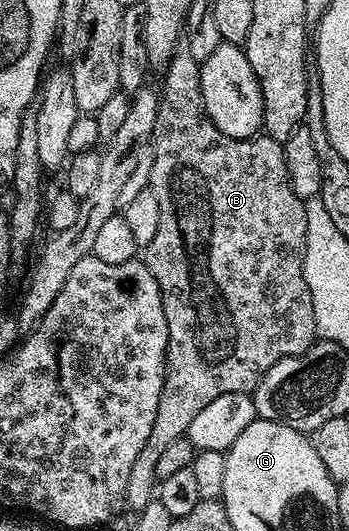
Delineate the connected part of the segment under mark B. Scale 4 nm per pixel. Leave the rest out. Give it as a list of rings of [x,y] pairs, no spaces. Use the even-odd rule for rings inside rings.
[[[184,48],[175,50],[172,60],[166,65],[164,82],[160,85],[158,96],[158,111],[156,112],[156,128],[152,139],[154,151],[154,163],[152,164],[152,176],[149,188],[155,193],[156,201],[160,208],[160,224],[157,225],[156,236],[144,250],[146,267],[152,272],[162,289],[162,303],[164,304],[164,320],[168,320],[168,348],[166,349],[166,375],[164,376],[164,388],[160,392],[160,404],[156,408],[156,420],[152,424],[152,432],[140,448],[140,456],[132,464],[132,473],[128,475],[128,488],[124,499],[127,507],[131,506],[134,512],[142,510],[156,498],[156,464],[164,453],[164,448],[172,444],[172,440],[185,435],[188,424],[216,396],[224,396],[228,392],[240,392],[250,394],[258,387],[258,381],[280,360],[291,358],[297,354],[303,354],[308,347],[316,341],[316,316],[312,312],[312,292],[308,292],[308,280],[304,280],[304,252],[306,251],[306,233],[308,232],[308,216],[306,215],[306,202],[296,192],[292,192],[292,184],[288,180],[288,168],[282,151],[283,143],[275,138],[255,136],[252,138],[233,138],[224,136],[216,124],[208,116],[204,108],[204,100],[200,92],[200,72],[202,67],[194,59],[192,52]]]

